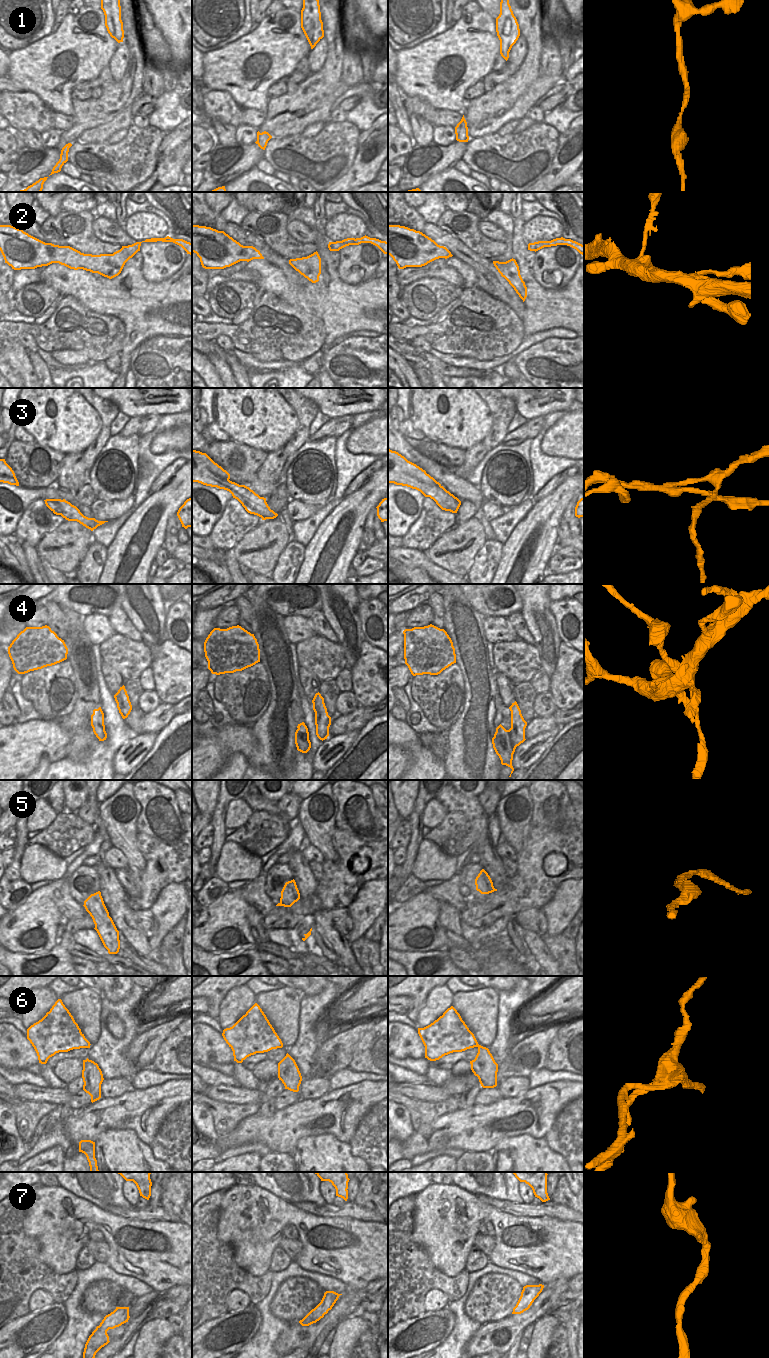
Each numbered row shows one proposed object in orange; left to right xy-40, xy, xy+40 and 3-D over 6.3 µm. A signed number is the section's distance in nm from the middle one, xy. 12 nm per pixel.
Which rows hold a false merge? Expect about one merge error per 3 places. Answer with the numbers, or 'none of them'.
3, 4, 6

